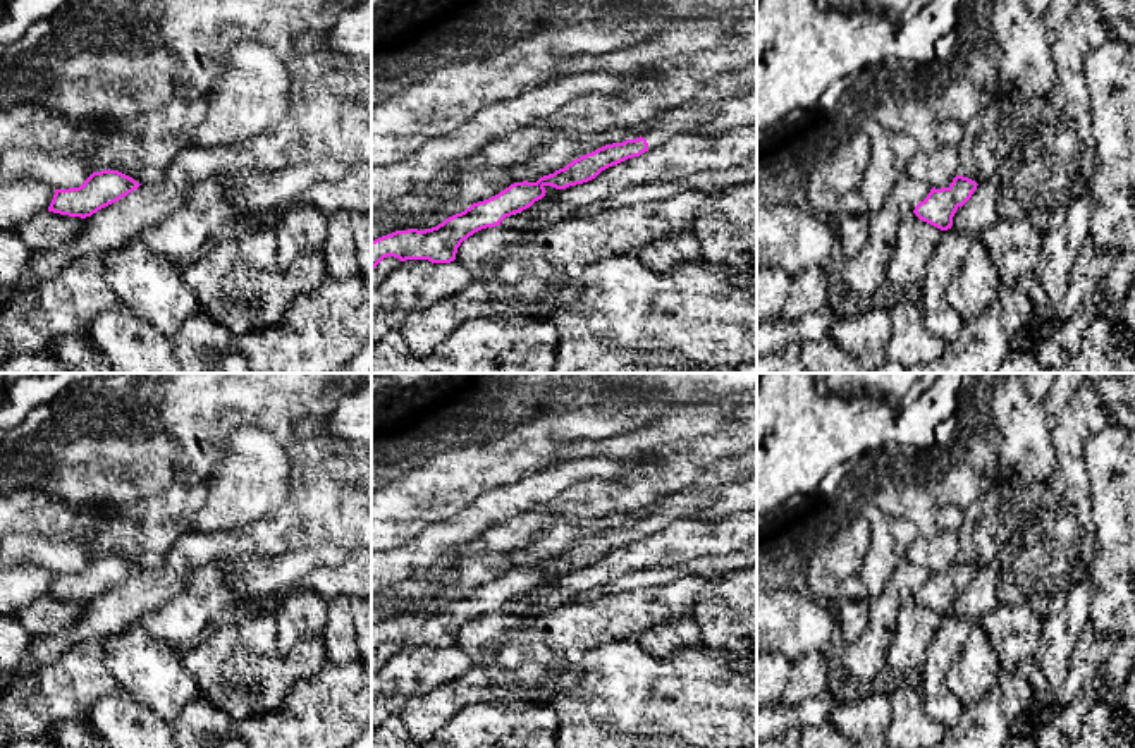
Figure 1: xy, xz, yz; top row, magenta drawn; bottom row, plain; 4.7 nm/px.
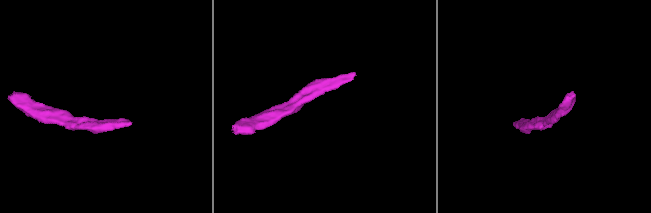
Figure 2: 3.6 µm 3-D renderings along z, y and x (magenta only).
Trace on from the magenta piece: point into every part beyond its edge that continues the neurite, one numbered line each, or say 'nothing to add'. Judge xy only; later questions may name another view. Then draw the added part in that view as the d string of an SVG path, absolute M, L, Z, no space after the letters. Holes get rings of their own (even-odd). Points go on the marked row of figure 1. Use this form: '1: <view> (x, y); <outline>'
nothing to add

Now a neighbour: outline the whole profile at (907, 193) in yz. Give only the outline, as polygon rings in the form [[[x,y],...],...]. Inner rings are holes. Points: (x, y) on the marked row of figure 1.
[[[906,174],[899,177],[884,206],[870,217],[870,236],[880,237],[886,244],[893,246],[901,218],[913,212],[927,198],[930,189],[927,182],[915,181]]]

